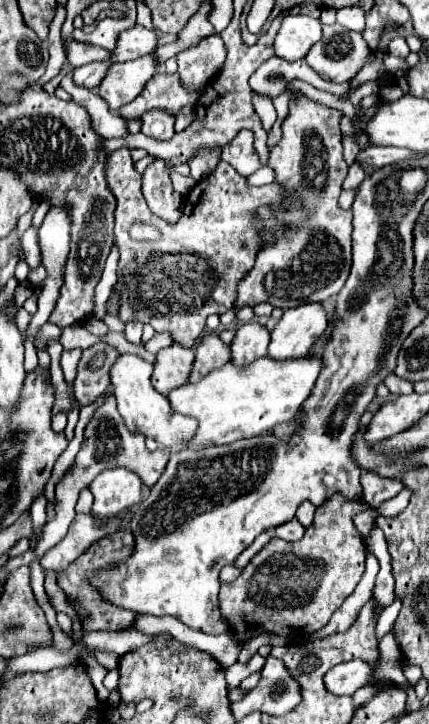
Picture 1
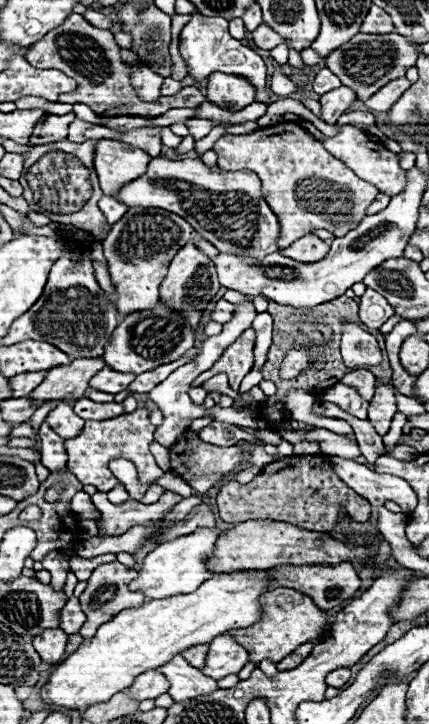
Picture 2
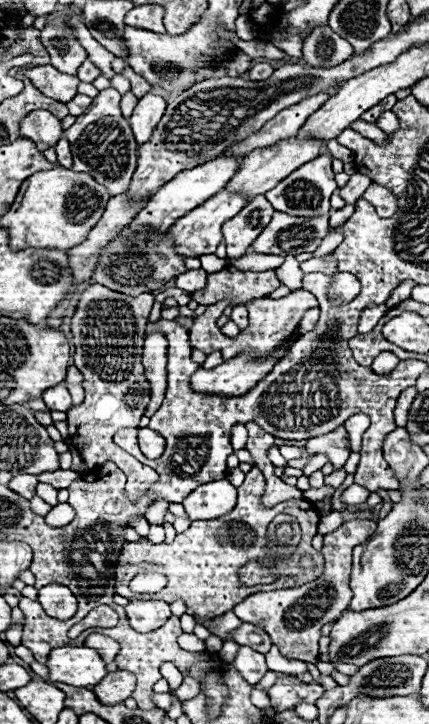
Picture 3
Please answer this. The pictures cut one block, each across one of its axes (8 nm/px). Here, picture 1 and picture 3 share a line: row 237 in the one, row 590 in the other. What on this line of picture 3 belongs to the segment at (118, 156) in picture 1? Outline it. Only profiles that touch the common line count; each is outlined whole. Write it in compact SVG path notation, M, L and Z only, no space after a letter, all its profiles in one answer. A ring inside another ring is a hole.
M252 468L252 470L246 474L244 484L242 484L240 488L237 488L238 503L236 504L236 508L234 508L232 512L228 512L226 516L214 518L214 520L194 520L192 526L190 526L186 532L178 534L176 540L174 540L172 544L158 544L158 546L154 546L154 544L150 544L148 540L142 540L142 542L128 542L128 544L124 546L124 550L122 550L124 568L116 568L116 594L122 594L122 596L126 594L126 598L130 598L130 600L136 598L136 596L138 596L138 598L144 598L146 594L134 594L134 592L130 592L130 588L128 588L130 580L132 580L138 572L142 572L144 568L148 568L148 570L158 570L158 572L162 572L162 574L168 578L168 584L166 584L166 588L162 588L162 592L156 594L156 598L162 598L164 602L172 602L172 600L176 600L176 598L182 598L182 600L186 602L186 606L188 606L188 612L198 614L198 616L204 616L204 618L216 618L216 616L222 616L222 614L226 614L228 610L232 610L238 602L242 602L246 596L250 596L250 594L254 594L254 592L266 592L266 590L278 590L278 588L294 588L294 586L302 586L302 584L312 582L314 578L318 578L318 574L324 572L324 556L322 556L318 550L312 548L312 536L318 532L318 520L320 520L318 512L314 510L314 506L312 506L310 502L304 502L304 500L288 500L288 502L280 502L280 504L276 504L276 506L272 506L272 508L266 508L266 506L262 504L264 488L266 488L266 486L264 486L264 476L262 476L262 472L260 472L258 468ZM278 514L290 514L290 516L294 516L296 522L298 522L300 528L302 528L302 540L300 540L300 544L296 546L296 552L294 552L290 558L280 556L280 554L276 552L276 546L272 546L270 540L268 540L268 524L270 524L272 518L278 516ZM302 554L314 554L314 560L316 560L316 568L314 568L314 570L302 572L302 570L298 568L298 562L300 562L300 556L302 556ZM254 560L256 560L256 562L262 562L262 566L274 570L276 580L274 580L272 584L258 584L258 586L242 586L242 584L240 584L240 580L238 580L238 570L240 570L242 566L246 566L248 562L254 562Z

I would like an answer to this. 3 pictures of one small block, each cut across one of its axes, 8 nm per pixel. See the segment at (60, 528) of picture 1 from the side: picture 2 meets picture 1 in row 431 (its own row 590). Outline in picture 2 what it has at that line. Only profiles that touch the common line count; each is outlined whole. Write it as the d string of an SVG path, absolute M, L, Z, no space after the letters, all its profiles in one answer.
M98 572L92 574L88 580L88 588L84 590L84 594L80 596L80 604L82 610L86 614L86 622L80 628L80 636L92 638L96 634L96 628L102 626L102 622L110 622L110 618L114 618L118 612L130 608L130 606L142 606L144 596L140 592L130 592L128 584L132 582L132 572Z

